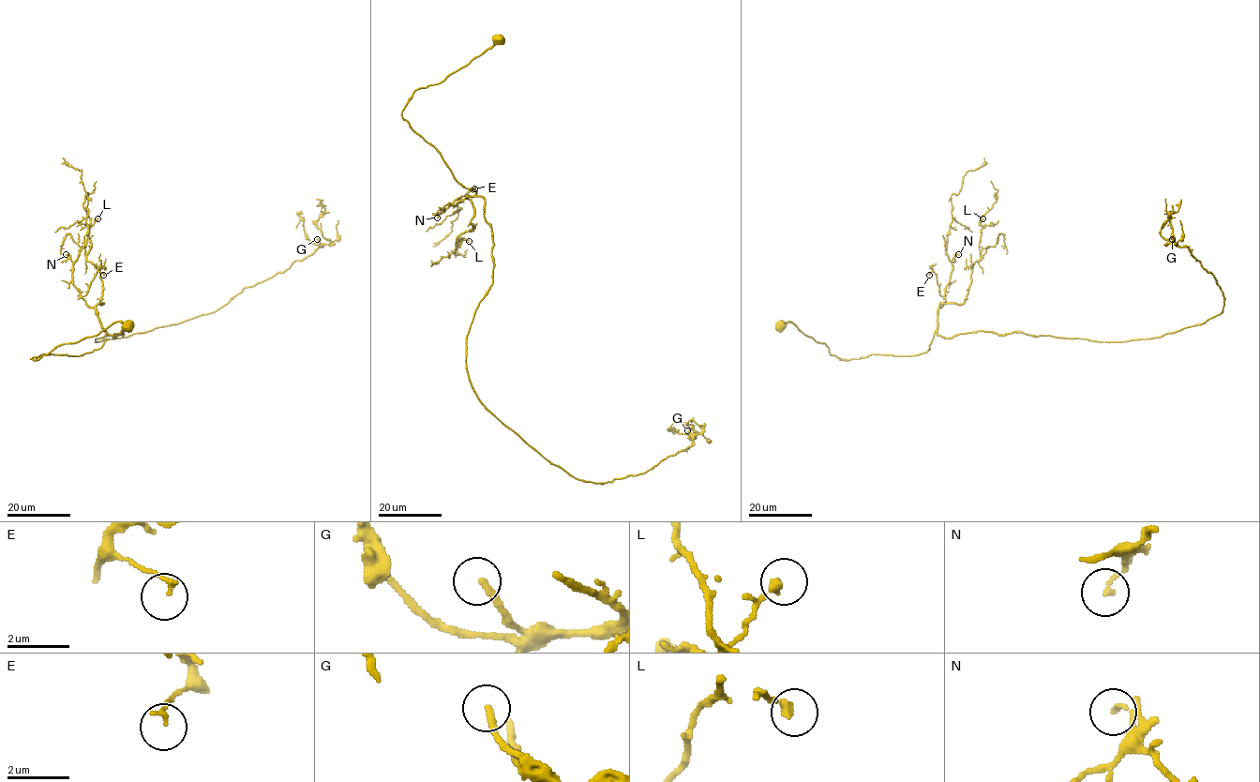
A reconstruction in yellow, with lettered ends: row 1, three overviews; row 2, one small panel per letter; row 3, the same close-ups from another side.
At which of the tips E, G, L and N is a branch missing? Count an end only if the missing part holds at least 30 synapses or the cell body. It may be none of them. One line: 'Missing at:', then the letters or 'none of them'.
Missing at: G

